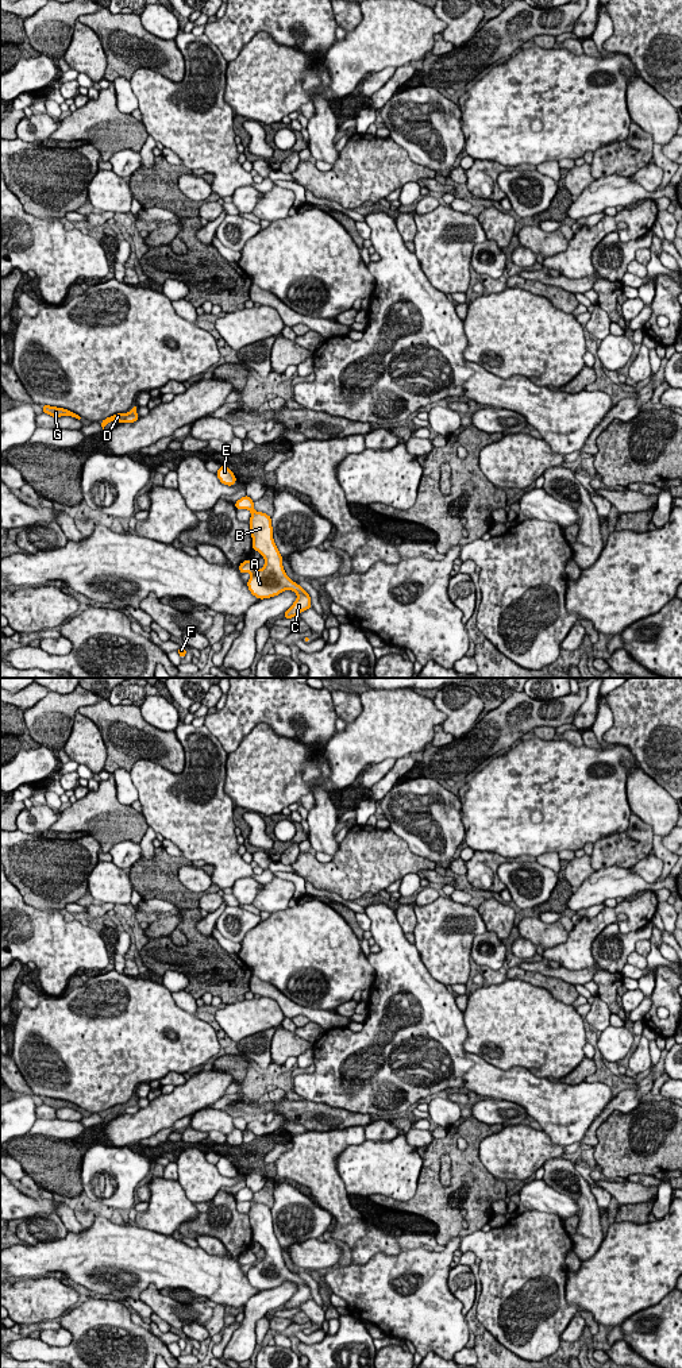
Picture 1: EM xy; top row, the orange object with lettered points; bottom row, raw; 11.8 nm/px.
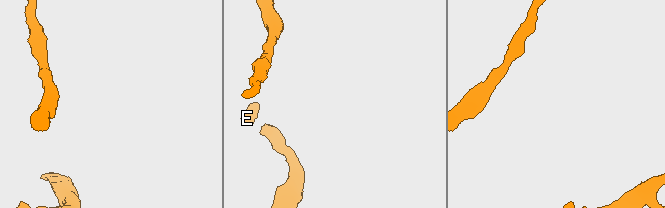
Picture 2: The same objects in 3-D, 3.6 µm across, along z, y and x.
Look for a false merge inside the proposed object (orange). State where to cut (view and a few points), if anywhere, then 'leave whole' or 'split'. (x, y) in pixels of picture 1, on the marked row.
cut xy (135, 411), (130, 412), (124, 420); split

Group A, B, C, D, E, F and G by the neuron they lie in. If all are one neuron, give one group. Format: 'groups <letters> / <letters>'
groups A B C E F / D G

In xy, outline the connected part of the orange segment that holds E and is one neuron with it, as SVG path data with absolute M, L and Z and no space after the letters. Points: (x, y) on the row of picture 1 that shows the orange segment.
M220 466L216 475L219 481L227 486L234 486L234 483L238 482L235 474L227 466Z

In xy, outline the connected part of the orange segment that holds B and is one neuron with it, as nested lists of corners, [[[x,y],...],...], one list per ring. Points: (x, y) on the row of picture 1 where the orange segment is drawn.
[[[246,494],[235,504],[235,509],[248,509],[251,517],[248,520],[253,537],[253,550],[265,558],[265,566],[258,570],[255,562],[247,559],[238,567],[240,574],[251,573],[247,587],[253,596],[259,600],[270,598],[281,594],[284,590],[293,590],[297,600],[284,613],[284,619],[300,616],[301,612],[312,608],[311,596],[298,583],[293,582],[285,573],[282,566],[282,555],[280,554],[273,539],[271,517],[263,512],[254,510],[254,501]]]

